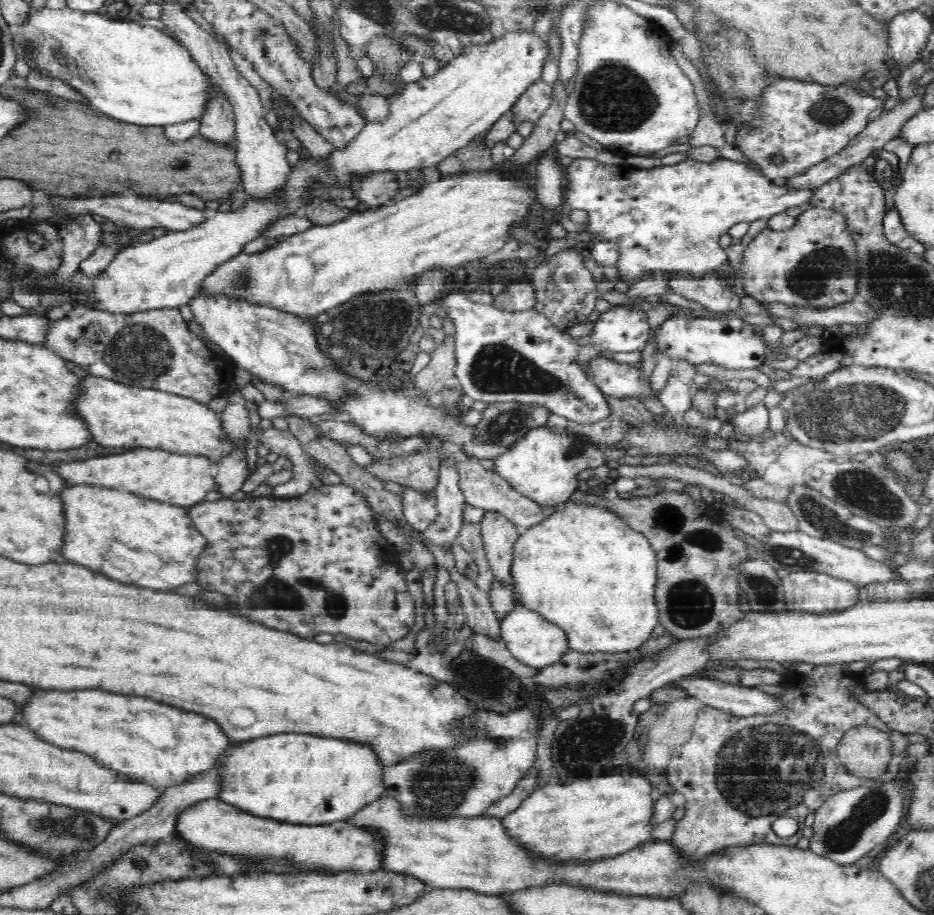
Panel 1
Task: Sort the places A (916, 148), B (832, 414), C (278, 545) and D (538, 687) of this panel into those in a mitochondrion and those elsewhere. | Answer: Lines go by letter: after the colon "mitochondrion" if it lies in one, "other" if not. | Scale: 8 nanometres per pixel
A: other
B: mitochondrion
C: mitochondrion
D: other

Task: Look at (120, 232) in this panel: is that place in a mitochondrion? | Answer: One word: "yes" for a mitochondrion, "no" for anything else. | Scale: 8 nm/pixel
no

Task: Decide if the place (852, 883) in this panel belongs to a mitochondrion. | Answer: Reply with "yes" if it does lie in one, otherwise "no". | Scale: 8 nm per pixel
no

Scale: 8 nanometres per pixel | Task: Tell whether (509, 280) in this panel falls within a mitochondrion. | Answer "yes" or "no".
no

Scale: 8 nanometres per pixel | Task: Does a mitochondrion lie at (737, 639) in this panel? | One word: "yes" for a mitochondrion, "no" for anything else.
no

